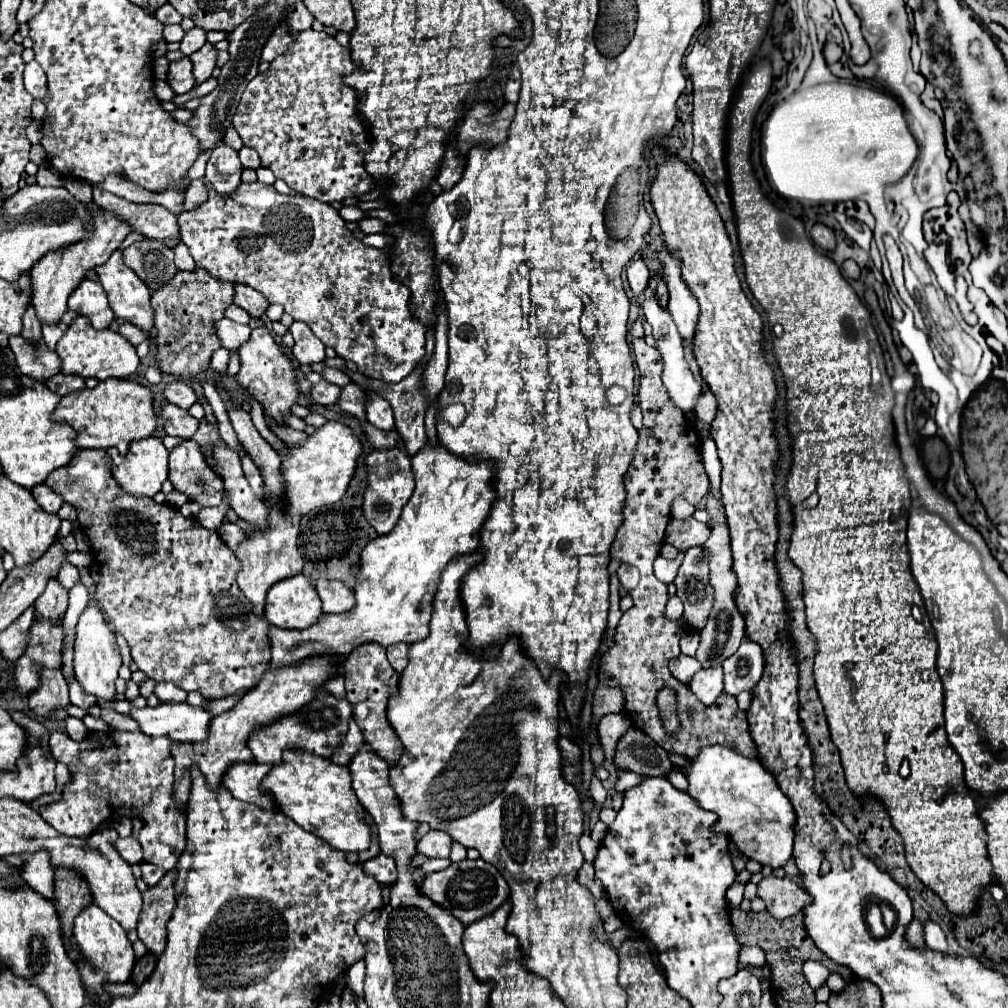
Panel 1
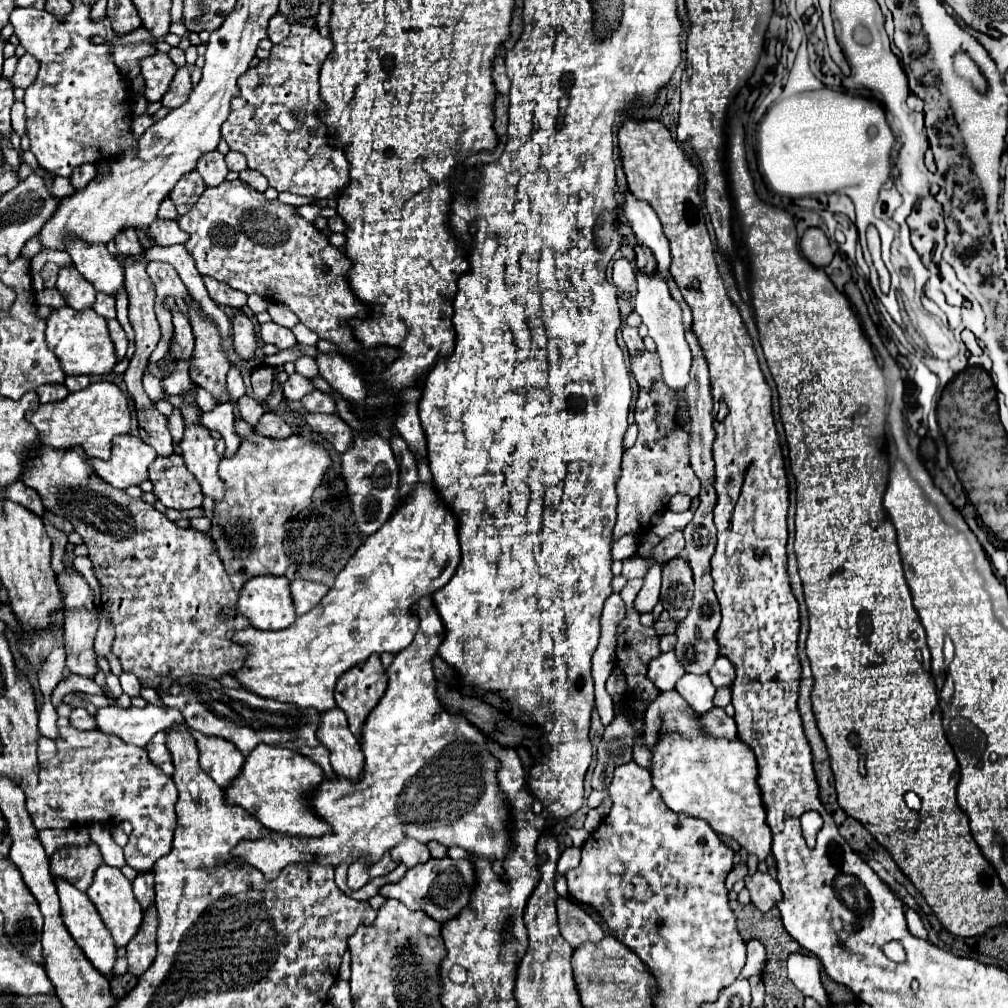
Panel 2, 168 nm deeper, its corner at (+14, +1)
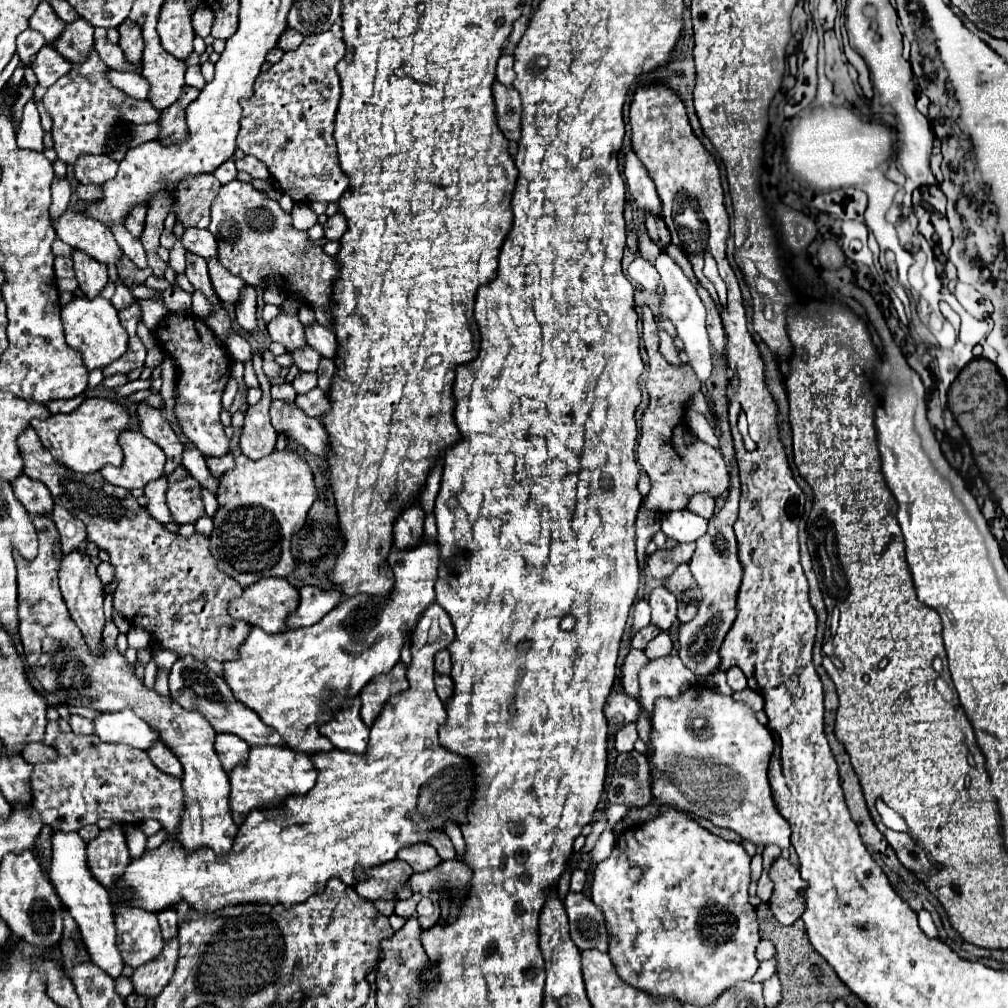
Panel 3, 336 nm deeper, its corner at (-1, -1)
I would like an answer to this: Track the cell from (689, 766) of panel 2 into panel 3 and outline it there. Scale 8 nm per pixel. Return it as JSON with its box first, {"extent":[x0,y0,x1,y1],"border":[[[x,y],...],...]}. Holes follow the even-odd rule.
{"extent":[649,684,791,848],"border":[[[703,684],[689,686],[675,700],[659,698],[651,714],[649,742],[653,750],[651,792],[661,806],[679,808],[681,812],[691,808],[691,804],[687,804],[687,800],[683,800],[683,796],[671,788],[671,784],[663,784],[663,780],[667,780],[667,776],[663,776],[663,768],[667,768],[667,760],[671,760],[671,756],[679,756],[679,752],[687,752],[687,756],[695,756],[695,752],[699,752],[699,756],[711,756],[711,760],[719,760],[719,764],[735,768],[735,772],[739,772],[739,780],[743,780],[743,804],[739,804],[739,808],[731,808],[731,812],[723,812],[723,816],[707,812],[707,820],[719,828],[737,832],[741,838],[747,838],[753,844],[777,844],[779,848],[791,846],[789,822],[777,810],[767,780],[767,768],[773,756],[773,736],[763,724],[757,722],[755,712],[745,702],[739,702],[733,696],[725,696]]]}

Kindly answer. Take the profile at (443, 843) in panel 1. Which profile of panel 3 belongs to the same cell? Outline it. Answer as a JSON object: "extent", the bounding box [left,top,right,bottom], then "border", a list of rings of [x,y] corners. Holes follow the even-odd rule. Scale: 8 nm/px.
{"extent":[397,842,441,872],"border":[[[423,842],[401,848],[401,852],[397,852],[397,858],[407,862],[413,868],[413,872],[431,870],[441,862],[437,850],[433,846],[429,846],[429,844],[423,844]]]}

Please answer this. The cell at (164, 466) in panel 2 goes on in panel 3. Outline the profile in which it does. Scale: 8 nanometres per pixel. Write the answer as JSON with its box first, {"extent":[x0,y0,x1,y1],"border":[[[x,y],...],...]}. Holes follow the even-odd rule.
{"extent":[167,468,205,526],"border":[[[177,468],[173,474],[169,474],[167,482],[167,506],[171,512],[171,522],[179,526],[195,524],[205,514],[199,482],[191,478],[185,468]]]}

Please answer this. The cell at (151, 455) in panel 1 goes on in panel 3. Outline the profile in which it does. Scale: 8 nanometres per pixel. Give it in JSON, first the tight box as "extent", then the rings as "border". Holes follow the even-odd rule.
{"extent":[101,430,165,490],"border":[[[125,430],[119,436],[119,444],[125,452],[123,464],[119,468],[105,466],[101,470],[101,476],[109,484],[133,490],[133,488],[145,488],[147,482],[163,476],[165,456],[155,442],[147,440],[141,432]]]}

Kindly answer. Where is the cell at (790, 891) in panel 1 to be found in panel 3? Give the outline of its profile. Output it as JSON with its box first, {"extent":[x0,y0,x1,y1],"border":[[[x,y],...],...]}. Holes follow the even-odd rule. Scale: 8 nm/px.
{"extent":[769,858,805,926],"border":[[[777,858],[773,862],[771,880],[775,882],[775,890],[769,906],[783,926],[791,926],[795,920],[801,918],[805,910],[805,900],[801,896],[805,882],[801,880],[799,870],[785,858]]]}

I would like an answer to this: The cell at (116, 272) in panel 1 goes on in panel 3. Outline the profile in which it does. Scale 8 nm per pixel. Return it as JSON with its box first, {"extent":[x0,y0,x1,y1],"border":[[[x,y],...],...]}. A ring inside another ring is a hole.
{"extent":[53,210,121,264],"border":[[[65,210],[59,220],[53,222],[57,236],[71,248],[83,250],[103,264],[117,264],[121,248],[115,242],[109,226],[87,216],[85,212]]]}

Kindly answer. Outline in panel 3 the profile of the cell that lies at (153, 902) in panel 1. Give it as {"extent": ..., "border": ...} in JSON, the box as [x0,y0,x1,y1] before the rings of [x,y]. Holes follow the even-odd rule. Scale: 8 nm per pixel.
{"extent":[131,938,179,998],"border":[[[173,938],[165,944],[161,956],[155,958],[155,962],[143,964],[143,968],[137,968],[133,972],[131,976],[133,992],[145,998],[159,996],[175,972],[177,958],[179,958],[179,942],[177,938]]]}

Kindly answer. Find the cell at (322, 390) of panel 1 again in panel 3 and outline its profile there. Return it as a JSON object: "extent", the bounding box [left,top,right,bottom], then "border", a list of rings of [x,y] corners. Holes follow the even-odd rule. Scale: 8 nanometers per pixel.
{"extent":[291,372,317,394],"border":[[[299,372],[297,378],[291,382],[291,386],[295,388],[297,394],[305,394],[305,392],[309,392],[311,388],[317,386],[317,374],[311,374],[311,372]]]}

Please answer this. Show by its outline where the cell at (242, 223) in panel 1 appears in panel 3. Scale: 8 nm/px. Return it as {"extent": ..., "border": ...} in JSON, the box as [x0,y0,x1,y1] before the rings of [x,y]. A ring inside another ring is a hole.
{"extent":[209,180,339,308],"border":[[[233,180],[221,186],[211,206],[209,230],[219,242],[219,262],[231,274],[255,288],[279,288],[281,292],[303,296],[313,308],[331,308],[331,286],[339,274],[335,258],[307,240],[305,232],[295,230],[291,216],[265,192],[253,188],[251,182]]]}

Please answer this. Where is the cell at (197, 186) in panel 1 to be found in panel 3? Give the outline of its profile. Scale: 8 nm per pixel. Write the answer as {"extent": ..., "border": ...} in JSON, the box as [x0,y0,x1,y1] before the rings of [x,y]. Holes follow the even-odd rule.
{"extent":[175,174,221,228],"border":[[[213,174],[191,176],[177,184],[175,216],[183,228],[207,228],[211,222],[209,210],[217,196],[221,182]]]}

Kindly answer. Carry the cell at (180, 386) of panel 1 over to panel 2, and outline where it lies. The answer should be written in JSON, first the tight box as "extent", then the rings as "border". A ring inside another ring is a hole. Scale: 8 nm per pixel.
{"extent":[144,372,170,402],"border":[[[150,372],[144,374],[144,390],[146,390],[146,394],[148,394],[148,398],[152,402],[160,402],[160,400],[168,400],[170,398],[170,394],[162,386],[162,380],[154,378]]]}

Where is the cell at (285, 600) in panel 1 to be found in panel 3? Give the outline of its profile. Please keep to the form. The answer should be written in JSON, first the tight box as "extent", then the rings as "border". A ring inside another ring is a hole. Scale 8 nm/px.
{"extent":[227,578,299,634],"border":[[[263,578],[247,588],[243,588],[243,594],[229,602],[227,610],[233,618],[245,620],[251,626],[259,626],[269,634],[285,630],[285,620],[293,612],[293,608],[299,604],[299,592],[285,580],[285,578]]]}

